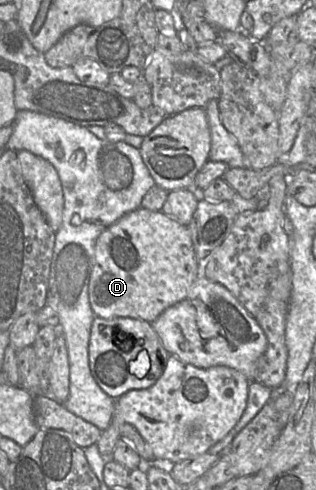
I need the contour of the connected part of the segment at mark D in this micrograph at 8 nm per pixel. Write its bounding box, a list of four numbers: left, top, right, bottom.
[89,207,201,323]

